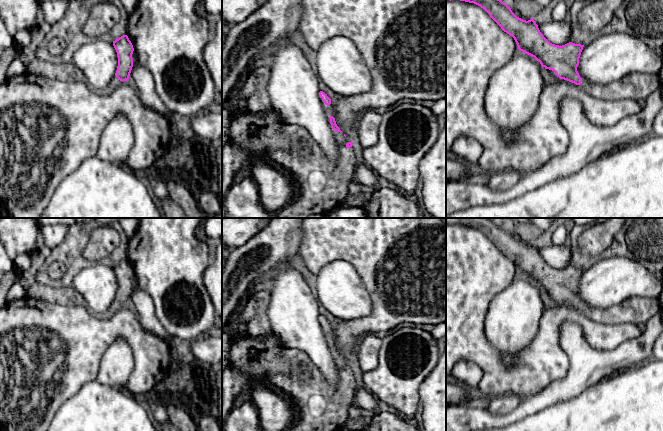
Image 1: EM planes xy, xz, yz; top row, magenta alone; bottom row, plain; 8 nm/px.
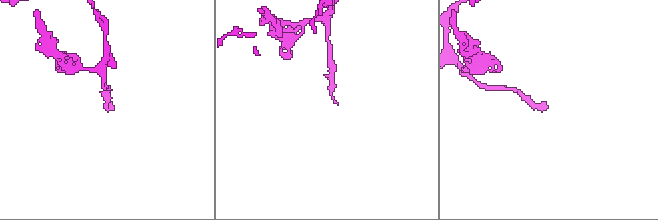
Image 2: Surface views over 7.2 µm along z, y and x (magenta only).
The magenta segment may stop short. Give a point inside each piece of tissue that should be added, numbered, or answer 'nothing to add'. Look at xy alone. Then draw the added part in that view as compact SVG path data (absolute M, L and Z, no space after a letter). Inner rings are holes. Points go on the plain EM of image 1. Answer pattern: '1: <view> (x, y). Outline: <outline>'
1: xy (115, 306). Outline: M116 300L113 301L111 306L103 313L96 314L96 317L102 320L107 320L113 316L123 305L120 305Z

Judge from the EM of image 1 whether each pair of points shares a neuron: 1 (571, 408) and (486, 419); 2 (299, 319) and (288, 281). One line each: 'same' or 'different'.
1: different
2: same

